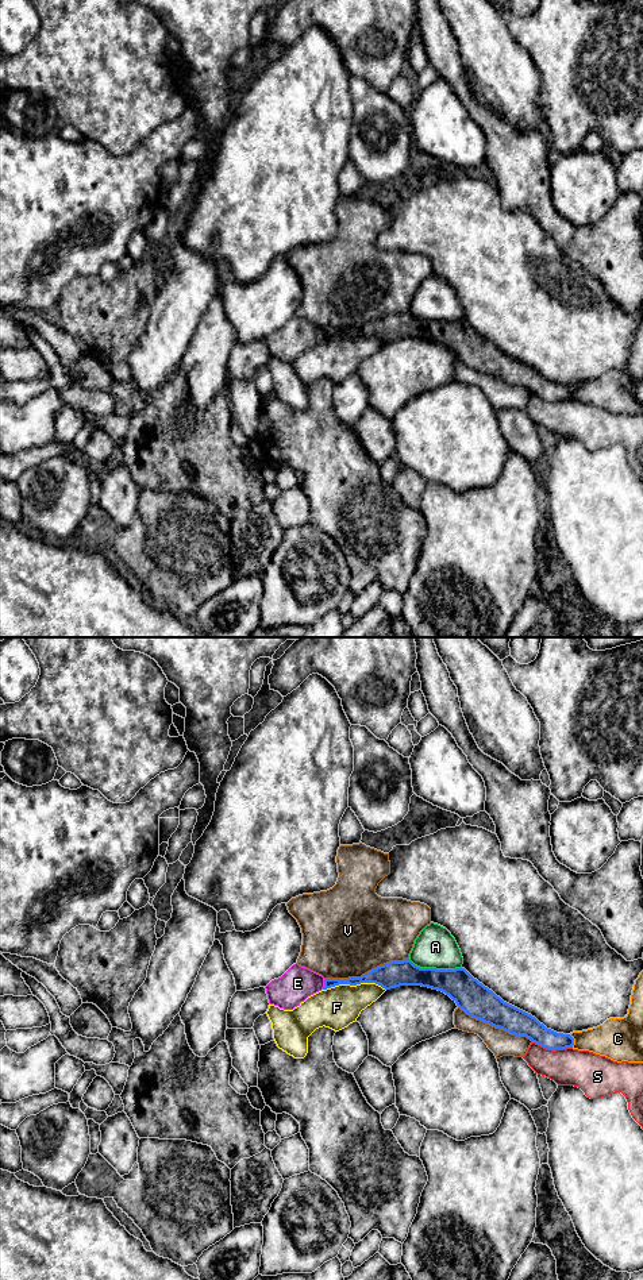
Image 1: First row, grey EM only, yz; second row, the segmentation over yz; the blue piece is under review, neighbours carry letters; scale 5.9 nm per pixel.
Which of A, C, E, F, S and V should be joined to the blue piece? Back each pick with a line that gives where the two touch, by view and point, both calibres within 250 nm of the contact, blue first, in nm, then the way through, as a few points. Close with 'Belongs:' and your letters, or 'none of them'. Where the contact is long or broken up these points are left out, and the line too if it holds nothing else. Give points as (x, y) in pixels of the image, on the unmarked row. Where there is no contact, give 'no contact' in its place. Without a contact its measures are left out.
Belongs: none of them

